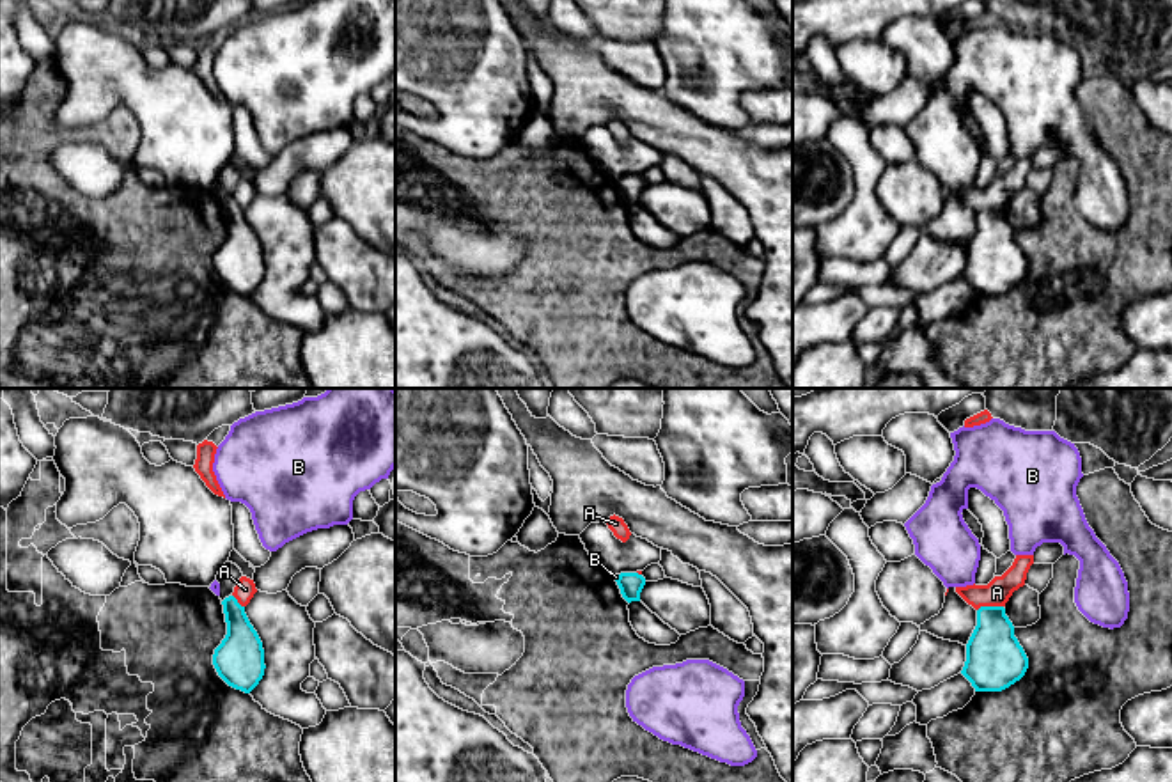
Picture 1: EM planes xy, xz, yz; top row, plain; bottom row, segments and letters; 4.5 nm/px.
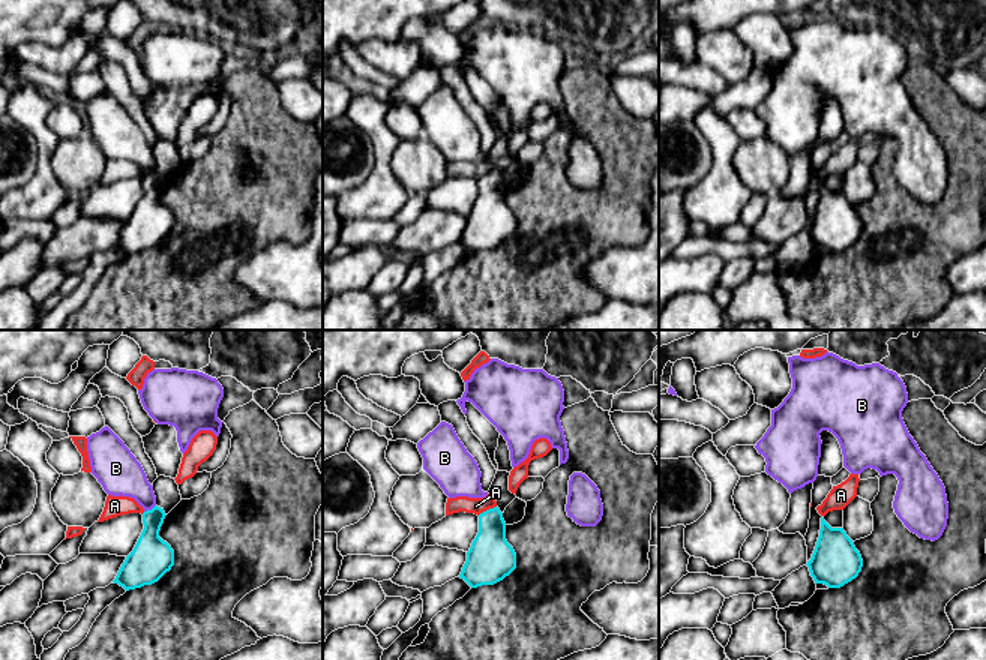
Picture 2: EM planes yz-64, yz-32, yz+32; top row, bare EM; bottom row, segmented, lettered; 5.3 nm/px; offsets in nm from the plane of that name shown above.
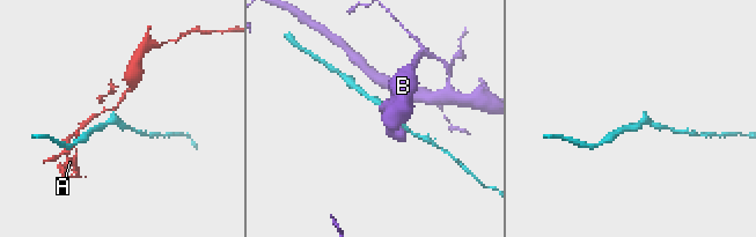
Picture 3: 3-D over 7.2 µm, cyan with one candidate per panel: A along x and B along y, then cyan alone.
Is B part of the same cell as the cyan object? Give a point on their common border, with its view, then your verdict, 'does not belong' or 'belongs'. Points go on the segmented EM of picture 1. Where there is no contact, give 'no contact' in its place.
contact xz (617, 578); does not belong

